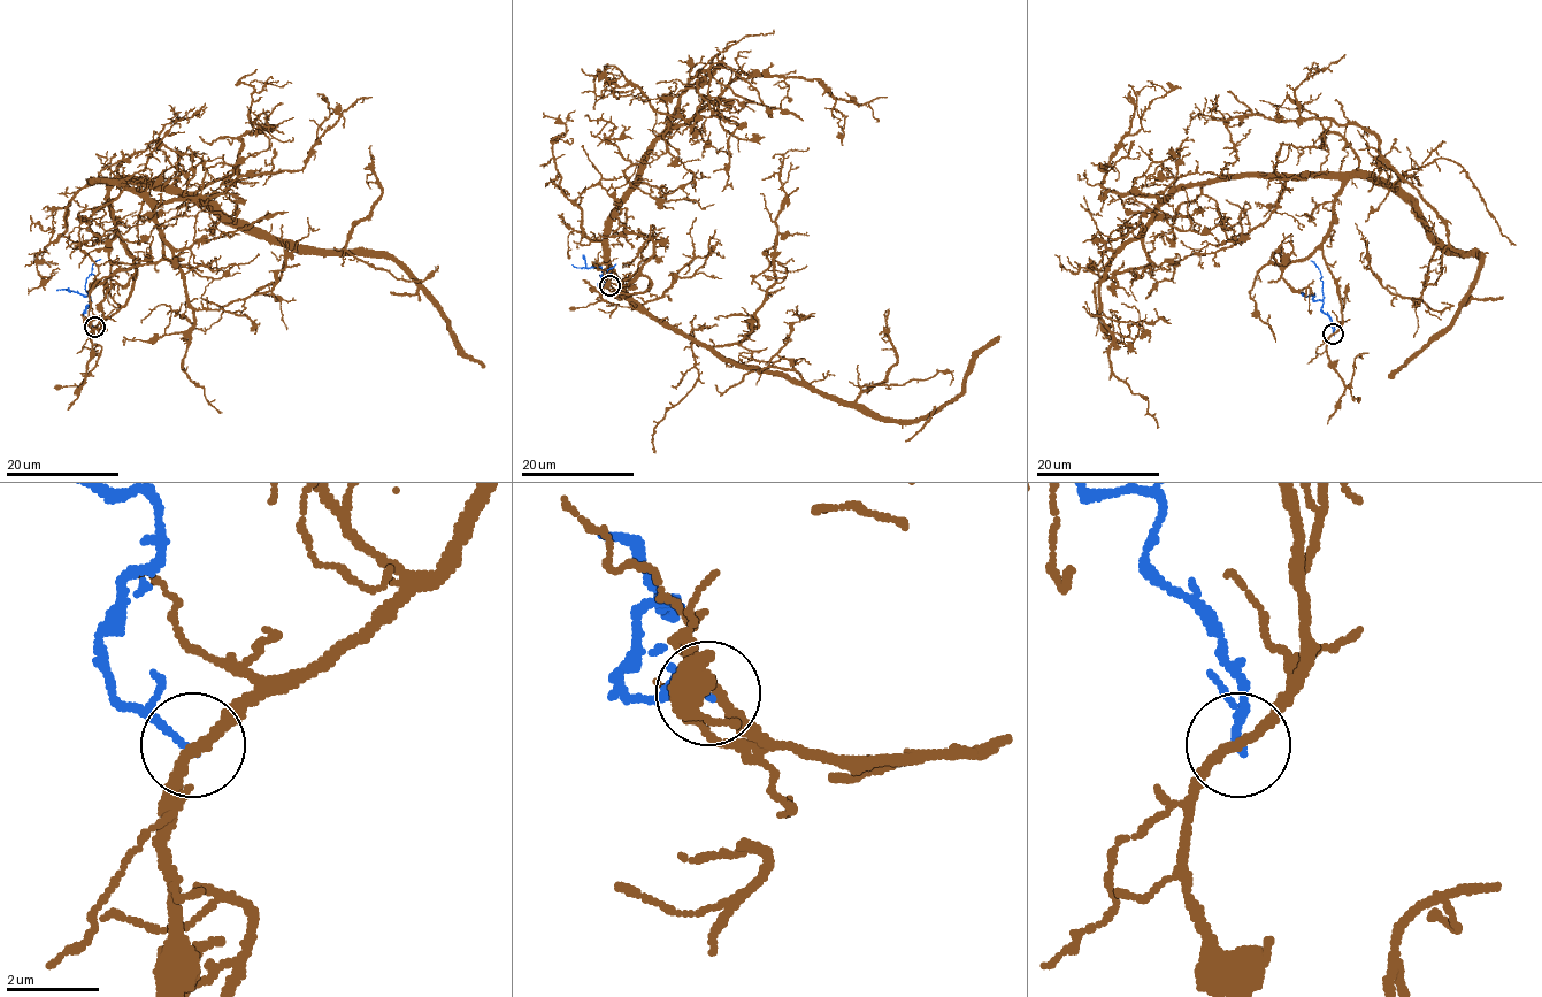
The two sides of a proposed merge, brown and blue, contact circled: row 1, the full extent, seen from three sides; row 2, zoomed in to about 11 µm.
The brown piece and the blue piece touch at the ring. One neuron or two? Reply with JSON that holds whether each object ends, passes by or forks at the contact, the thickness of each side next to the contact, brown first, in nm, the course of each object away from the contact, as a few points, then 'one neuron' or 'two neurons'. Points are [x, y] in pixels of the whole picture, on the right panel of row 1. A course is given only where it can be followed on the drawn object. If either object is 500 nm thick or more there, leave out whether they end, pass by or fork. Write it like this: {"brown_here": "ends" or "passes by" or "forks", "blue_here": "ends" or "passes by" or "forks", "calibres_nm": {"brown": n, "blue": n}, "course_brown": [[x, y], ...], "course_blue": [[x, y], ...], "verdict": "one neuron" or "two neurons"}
{"brown_here": "passes by", "blue_here": "ends", "calibres_nm": {"brown": 200, "blue": 160}, "course_brown": [[1333, 335], [1334, 199], [1379, 178], [1479, 259], [1456, 317], [1388, 377]], "course_blue": [[1333, 335], [1333, 327], [1320, 308], [1324, 296], [1320, 271], [1310, 260]], "verdict": "two neurons"}

